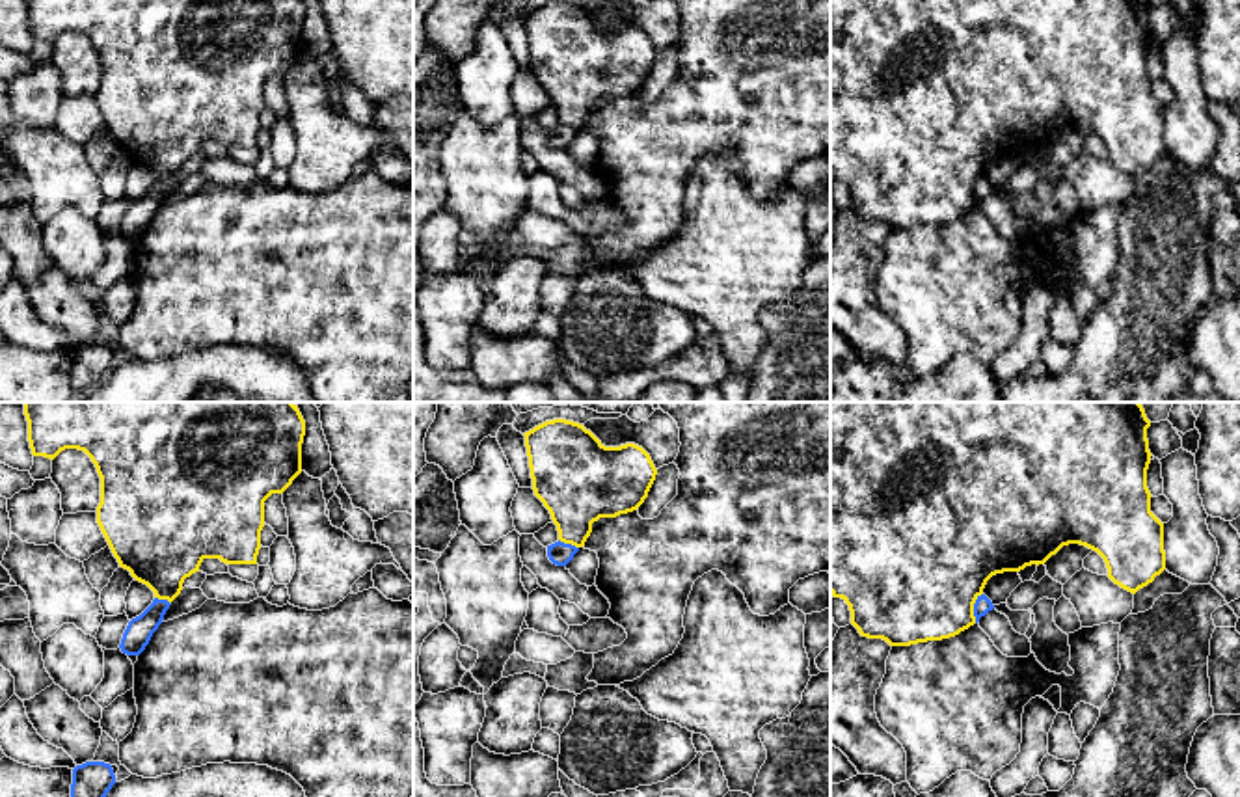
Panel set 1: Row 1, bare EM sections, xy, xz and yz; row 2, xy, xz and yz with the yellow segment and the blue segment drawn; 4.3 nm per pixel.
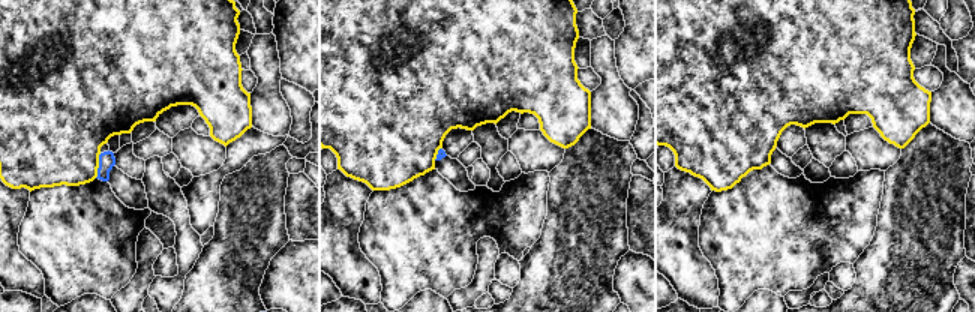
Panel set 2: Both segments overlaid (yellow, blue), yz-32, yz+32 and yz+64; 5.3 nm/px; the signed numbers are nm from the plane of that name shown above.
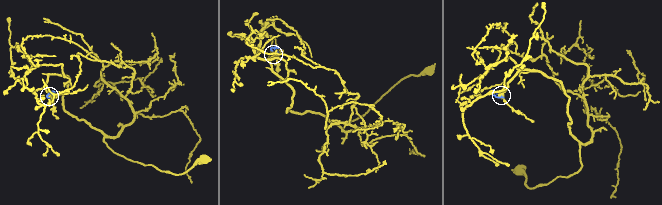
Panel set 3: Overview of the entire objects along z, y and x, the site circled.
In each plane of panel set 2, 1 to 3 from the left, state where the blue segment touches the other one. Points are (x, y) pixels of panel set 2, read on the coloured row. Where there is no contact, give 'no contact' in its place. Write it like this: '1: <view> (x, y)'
1: yz-32 (98, 165)
2: yz+32 (437, 153)
3: no contact

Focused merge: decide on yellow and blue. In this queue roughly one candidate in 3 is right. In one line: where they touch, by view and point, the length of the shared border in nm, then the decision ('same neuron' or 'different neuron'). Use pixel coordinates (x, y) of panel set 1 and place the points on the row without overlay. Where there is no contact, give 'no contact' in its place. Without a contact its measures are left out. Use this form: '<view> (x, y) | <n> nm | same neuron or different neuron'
yz (972, 190) | 140 nm | different neuron

